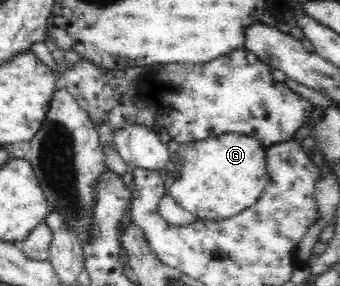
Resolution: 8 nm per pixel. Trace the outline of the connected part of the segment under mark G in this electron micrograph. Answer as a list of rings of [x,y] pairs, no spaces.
[[[226,133],[180,143],[176,180],[166,191],[196,219],[223,220],[252,206],[265,187],[265,149],[256,137]]]

